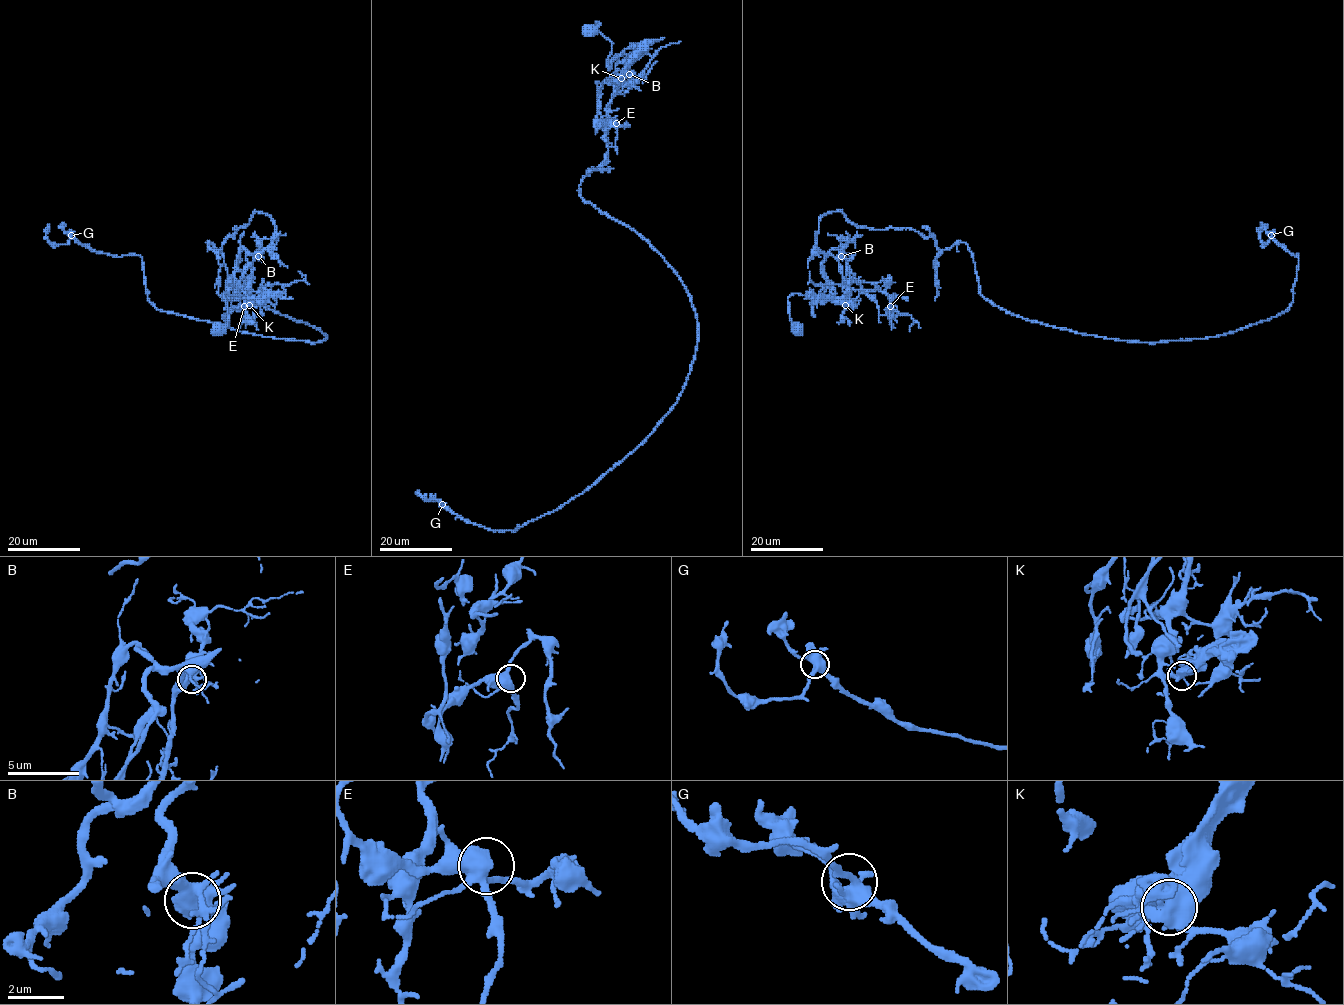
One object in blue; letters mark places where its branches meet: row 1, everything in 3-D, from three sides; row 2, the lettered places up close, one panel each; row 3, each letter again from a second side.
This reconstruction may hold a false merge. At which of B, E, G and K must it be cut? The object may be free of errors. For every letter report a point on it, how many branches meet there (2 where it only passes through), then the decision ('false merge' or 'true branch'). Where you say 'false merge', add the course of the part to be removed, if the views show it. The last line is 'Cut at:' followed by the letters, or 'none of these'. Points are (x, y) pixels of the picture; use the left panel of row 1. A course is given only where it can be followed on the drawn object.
B: at (258, 256); 5 branches meet; true branch
E: at (244, 306); 4 branches meet; true branch
G: at (71, 235); 7 branches meet; true branch
K: at (249, 305); 4 branches meet; false merge; foreign part runs (250, 304), (267, 297), (260, 287)
Cut at: K

